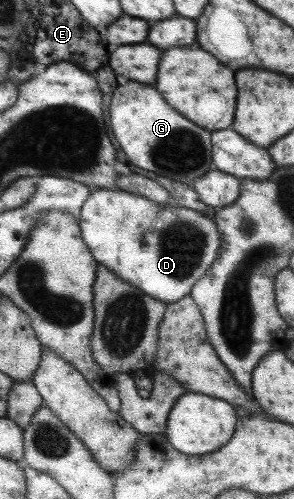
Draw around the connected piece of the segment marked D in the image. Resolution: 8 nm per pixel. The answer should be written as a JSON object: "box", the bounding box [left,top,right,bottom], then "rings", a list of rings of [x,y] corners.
{"box":[79,188,220,303],"rings":[[[120,188],[92,189],[79,216],[84,242],[88,244],[97,265],[111,270],[131,286],[161,302],[173,303],[187,297],[196,282],[208,273],[220,254],[220,228],[214,219],[201,215],[199,211],[176,207],[174,204],[157,204],[140,194],[131,194]]]}

